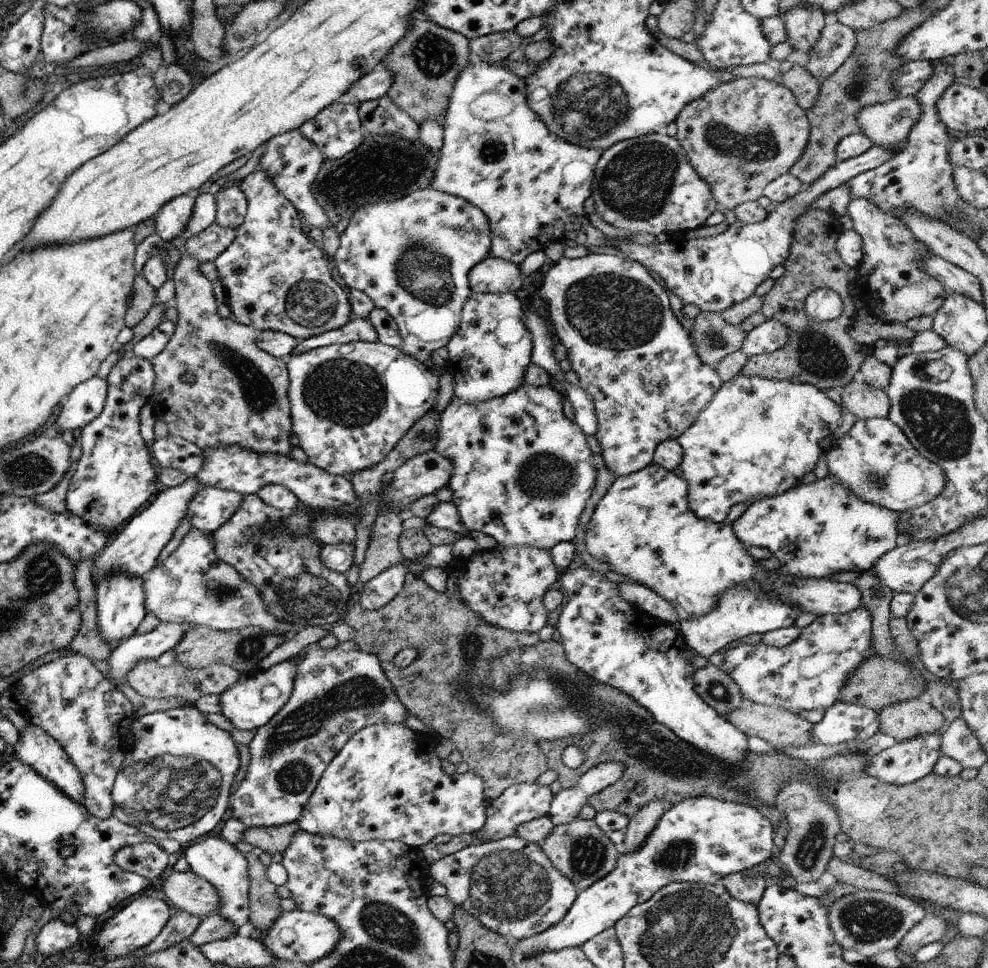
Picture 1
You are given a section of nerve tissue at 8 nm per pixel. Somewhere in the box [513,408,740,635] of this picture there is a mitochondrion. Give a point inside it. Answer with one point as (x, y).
(546, 476)

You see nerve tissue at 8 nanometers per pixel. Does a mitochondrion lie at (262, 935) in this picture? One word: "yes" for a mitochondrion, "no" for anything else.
no

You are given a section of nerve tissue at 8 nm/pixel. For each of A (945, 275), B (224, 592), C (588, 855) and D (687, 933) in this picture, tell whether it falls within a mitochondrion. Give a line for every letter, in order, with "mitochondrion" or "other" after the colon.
A: other
B: mitochondrion
C: mitochondrion
D: mitochondrion

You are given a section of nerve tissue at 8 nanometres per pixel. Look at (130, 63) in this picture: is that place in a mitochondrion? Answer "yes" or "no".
no

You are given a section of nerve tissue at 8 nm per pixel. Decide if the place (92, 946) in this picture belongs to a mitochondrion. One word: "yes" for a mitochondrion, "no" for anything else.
no

